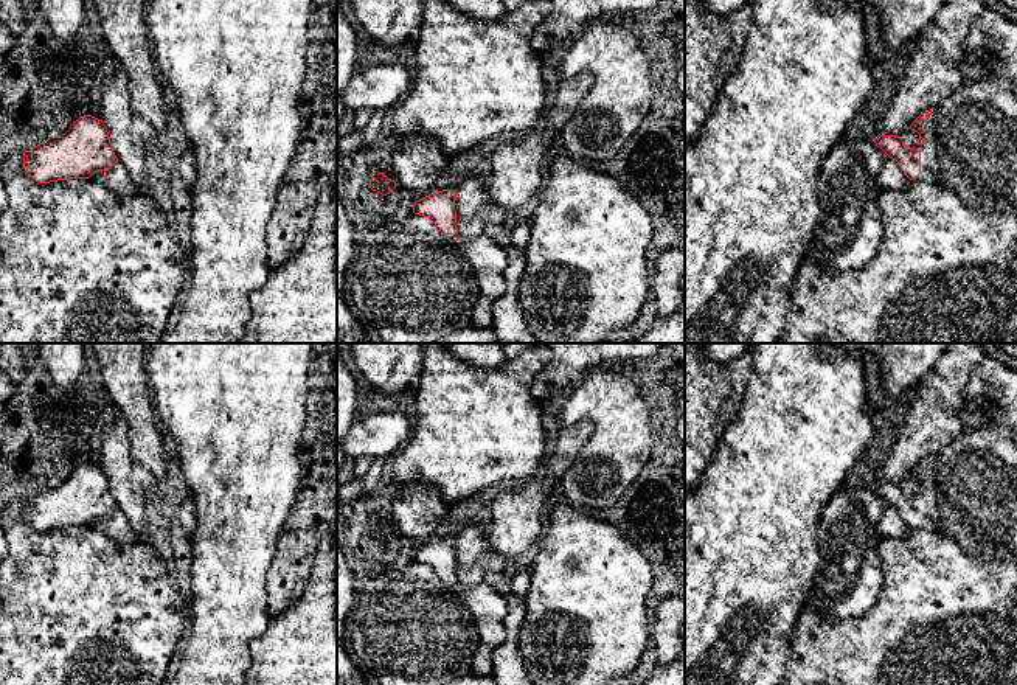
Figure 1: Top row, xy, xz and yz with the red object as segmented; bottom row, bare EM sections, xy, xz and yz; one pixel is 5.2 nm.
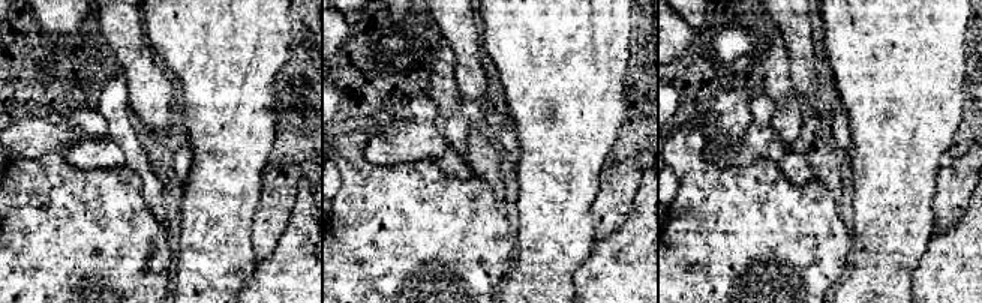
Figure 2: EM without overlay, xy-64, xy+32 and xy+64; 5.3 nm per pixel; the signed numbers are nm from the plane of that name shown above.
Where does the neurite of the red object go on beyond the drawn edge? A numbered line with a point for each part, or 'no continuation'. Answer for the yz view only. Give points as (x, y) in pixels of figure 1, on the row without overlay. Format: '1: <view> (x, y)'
1: yz (929, 500)

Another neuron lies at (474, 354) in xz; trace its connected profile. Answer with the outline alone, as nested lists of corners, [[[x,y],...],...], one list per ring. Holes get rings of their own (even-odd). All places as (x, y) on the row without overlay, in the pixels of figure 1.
[[[444,343],[460,360],[475,368],[498,368],[505,363],[503,343]]]

